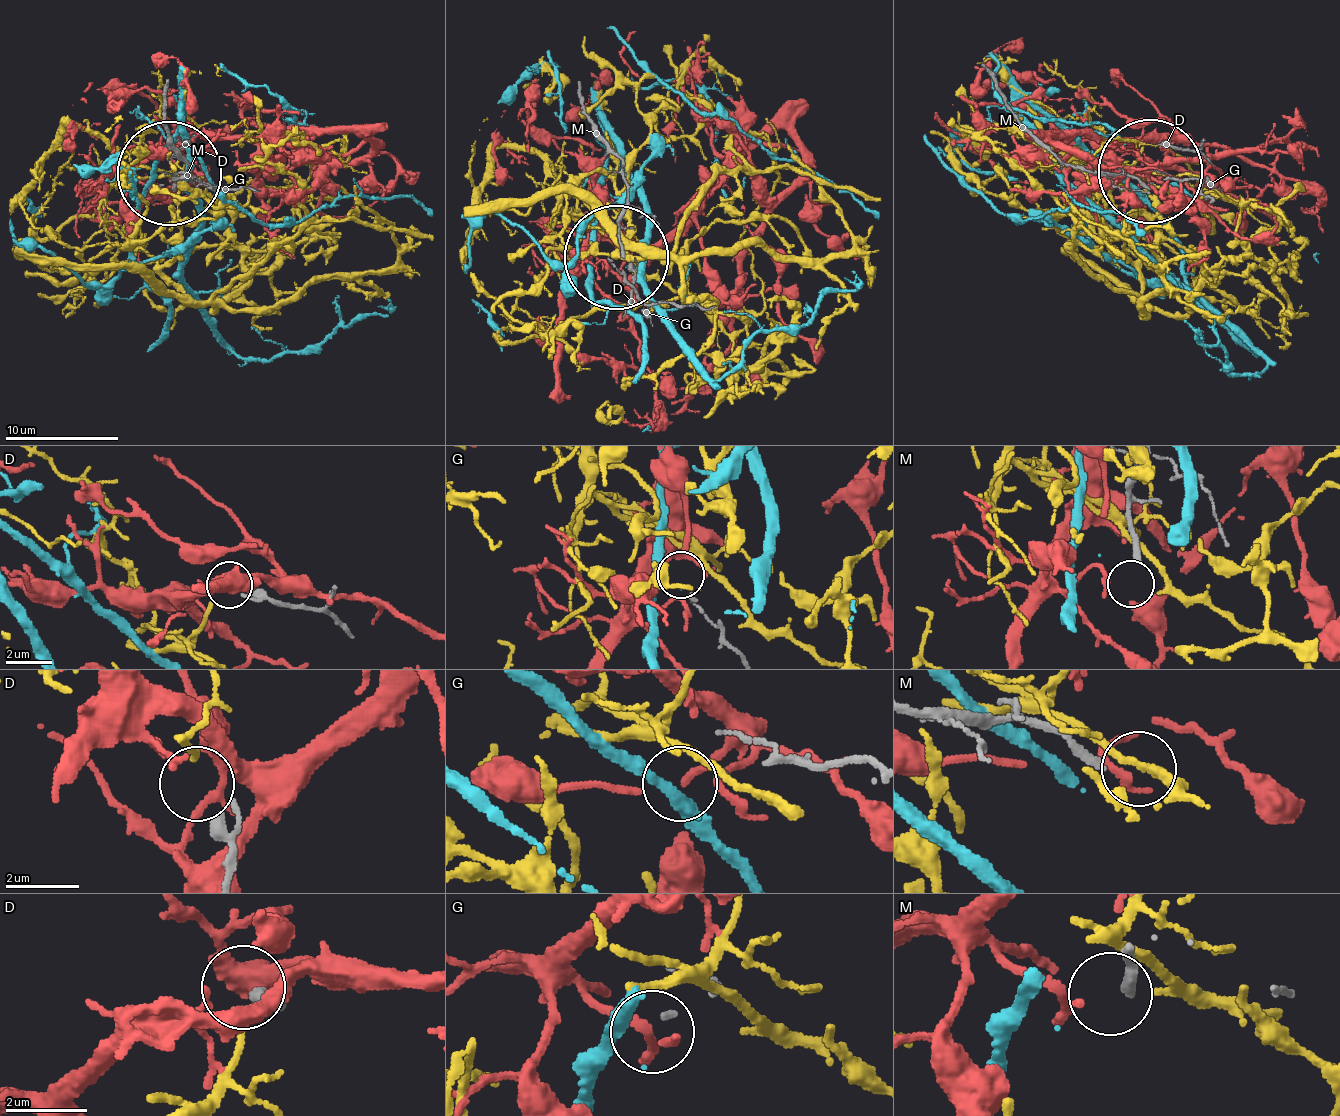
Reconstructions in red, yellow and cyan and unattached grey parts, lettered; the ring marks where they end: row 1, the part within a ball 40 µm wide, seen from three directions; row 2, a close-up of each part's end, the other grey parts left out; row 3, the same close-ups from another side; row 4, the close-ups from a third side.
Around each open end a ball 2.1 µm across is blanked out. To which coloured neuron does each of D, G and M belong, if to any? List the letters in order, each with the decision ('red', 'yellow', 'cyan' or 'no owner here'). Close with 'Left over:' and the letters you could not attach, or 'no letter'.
D: yellow
G: cyan
M: no owner here
Left over: M

